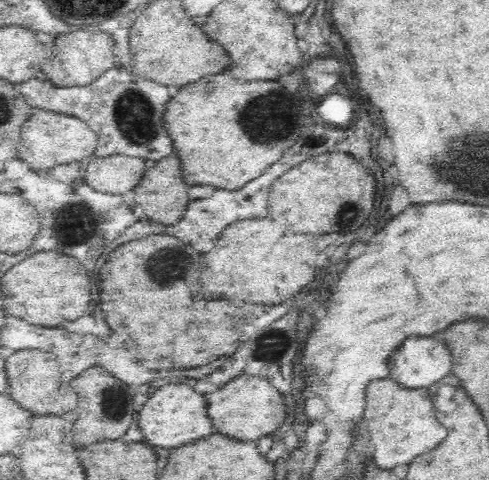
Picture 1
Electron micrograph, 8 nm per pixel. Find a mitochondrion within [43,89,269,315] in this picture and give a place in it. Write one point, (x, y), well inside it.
(72, 226)

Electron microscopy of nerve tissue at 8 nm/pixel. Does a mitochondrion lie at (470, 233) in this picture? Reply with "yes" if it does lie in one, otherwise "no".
no

